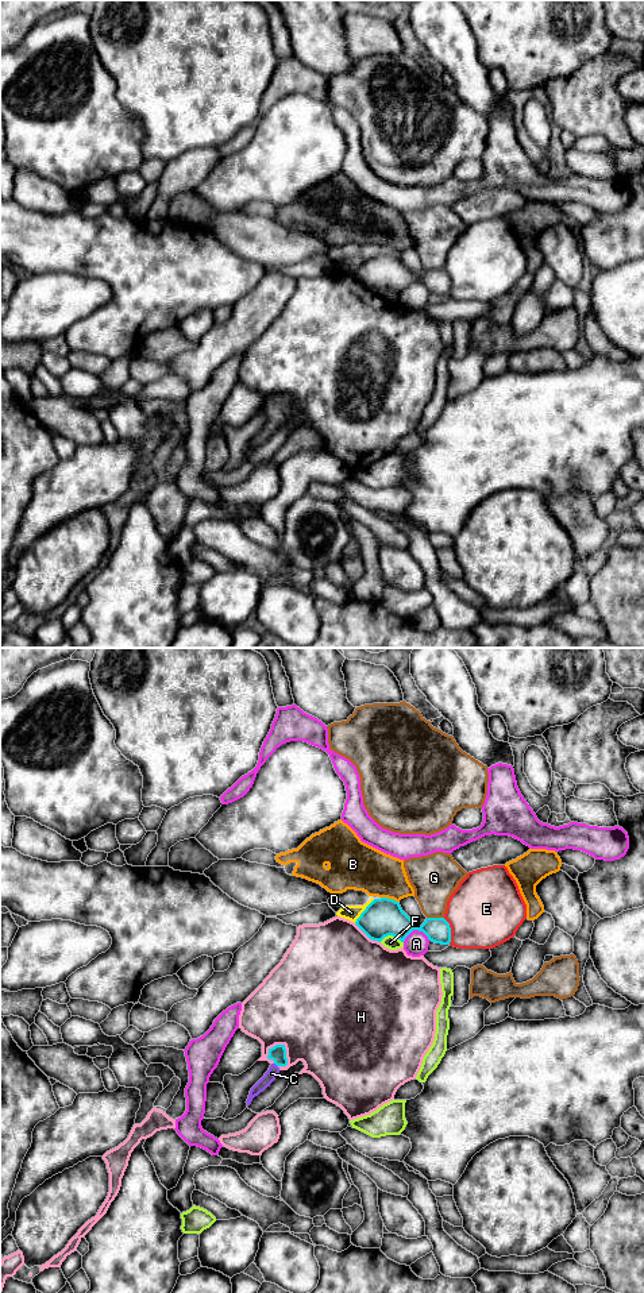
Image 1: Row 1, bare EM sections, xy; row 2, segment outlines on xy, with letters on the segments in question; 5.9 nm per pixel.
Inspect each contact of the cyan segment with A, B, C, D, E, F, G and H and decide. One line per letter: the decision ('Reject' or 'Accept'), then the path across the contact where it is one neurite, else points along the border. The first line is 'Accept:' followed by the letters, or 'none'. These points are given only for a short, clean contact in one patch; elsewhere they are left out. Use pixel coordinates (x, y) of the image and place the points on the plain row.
Accept: C
A: Reject
B: Reject. Boundary: xy (381, 249), (397, 254)
C: Accept. Path across: xy (278, 405), (276, 416), (272, 425)
D: Reject. Boundary: xy (374, 251), (354, 274)
E: Reject
F: Reject
G: Reject
H: Reject

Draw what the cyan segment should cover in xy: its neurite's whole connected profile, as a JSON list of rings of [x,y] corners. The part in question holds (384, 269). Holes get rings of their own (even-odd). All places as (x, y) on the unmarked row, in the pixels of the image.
[[[374,251],[356,271],[355,277],[373,293],[381,294],[393,287],[401,294],[413,283],[423,283],[429,293],[450,297],[451,279],[444,270],[427,270],[420,278],[401,260],[400,255],[387,251]]]

